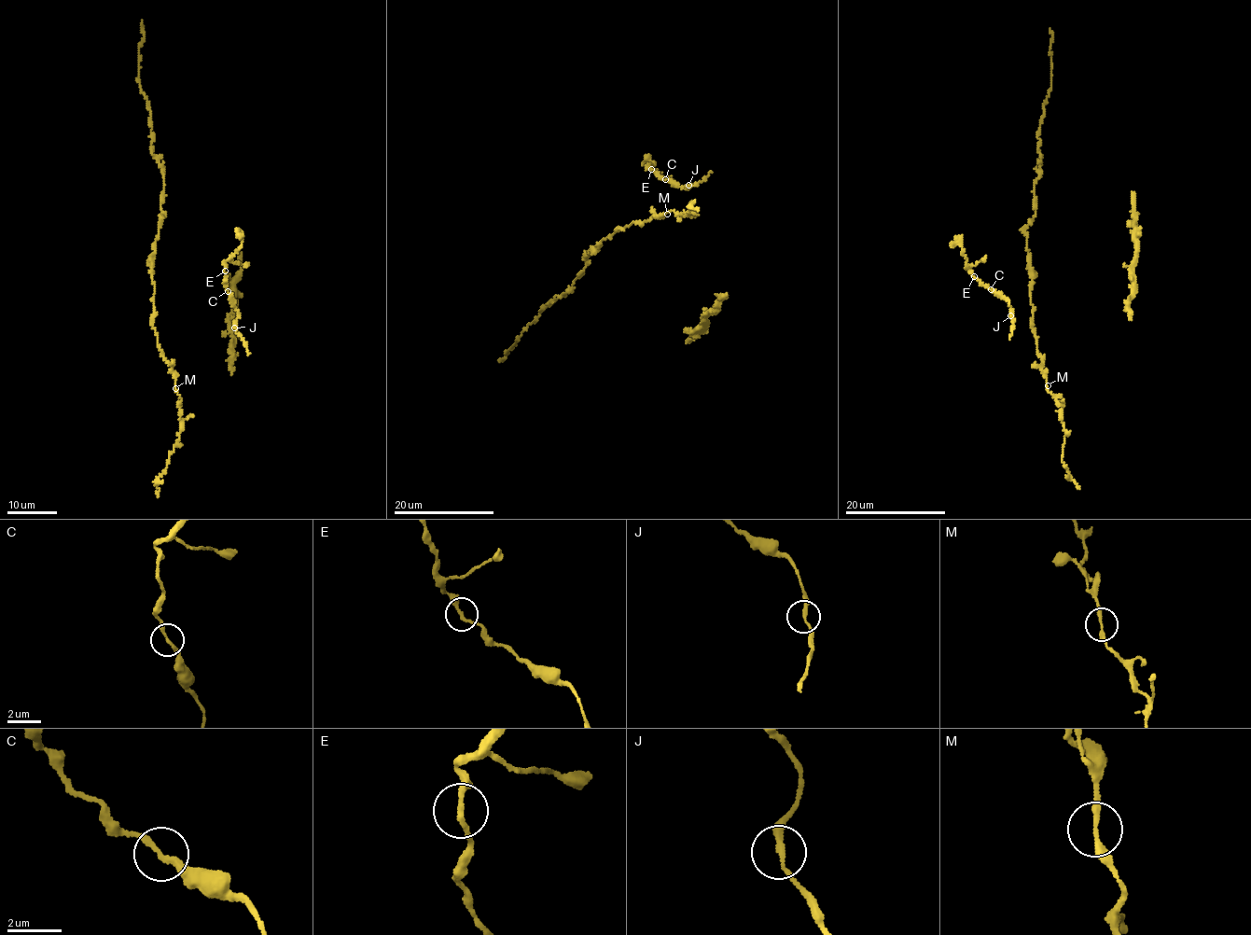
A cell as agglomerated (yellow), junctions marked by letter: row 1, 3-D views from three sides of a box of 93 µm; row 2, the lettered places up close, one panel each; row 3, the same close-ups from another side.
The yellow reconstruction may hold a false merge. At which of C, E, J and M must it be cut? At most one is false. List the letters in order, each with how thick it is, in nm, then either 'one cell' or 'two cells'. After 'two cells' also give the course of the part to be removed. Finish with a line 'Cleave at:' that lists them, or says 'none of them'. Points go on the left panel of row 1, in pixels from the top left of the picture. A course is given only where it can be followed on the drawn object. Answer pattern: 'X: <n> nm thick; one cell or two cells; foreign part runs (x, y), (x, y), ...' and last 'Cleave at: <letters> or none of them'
C: 200 nm thick; one cell
E: 220 nm thick; one cell
J: 220 nm thick; one cell
M: 220 nm thick; one cell
Cleave at: none of them

